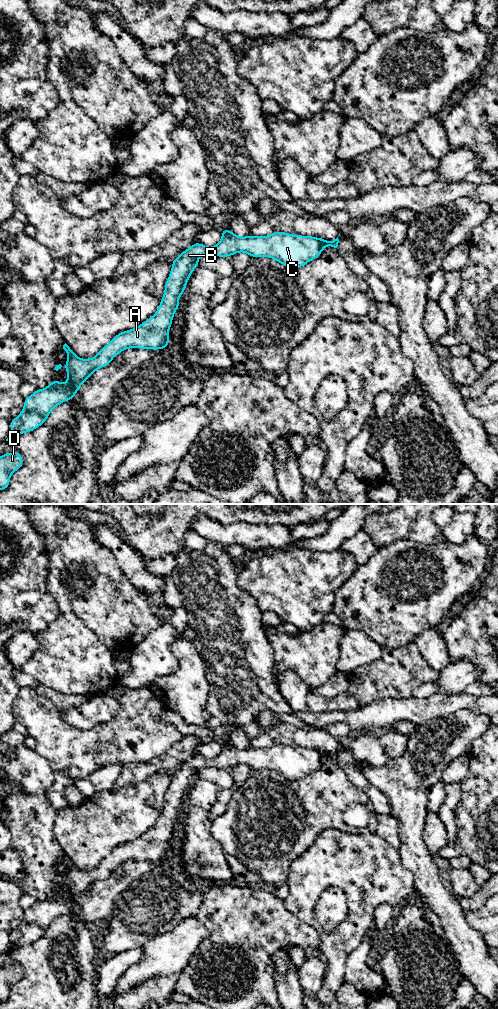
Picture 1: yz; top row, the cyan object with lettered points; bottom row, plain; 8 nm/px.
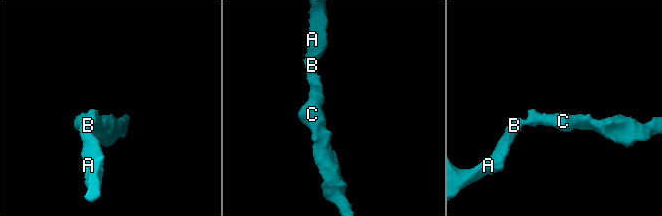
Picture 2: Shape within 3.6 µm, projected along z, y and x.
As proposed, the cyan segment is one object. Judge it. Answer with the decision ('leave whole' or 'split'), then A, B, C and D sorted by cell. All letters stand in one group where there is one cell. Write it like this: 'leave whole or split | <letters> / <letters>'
leave whole | A B C D

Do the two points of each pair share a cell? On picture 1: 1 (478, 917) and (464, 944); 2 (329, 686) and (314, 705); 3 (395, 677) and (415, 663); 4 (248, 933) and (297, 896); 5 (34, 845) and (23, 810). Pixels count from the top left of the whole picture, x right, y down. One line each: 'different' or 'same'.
1: different
2: different
3: same
4: different
5: same

